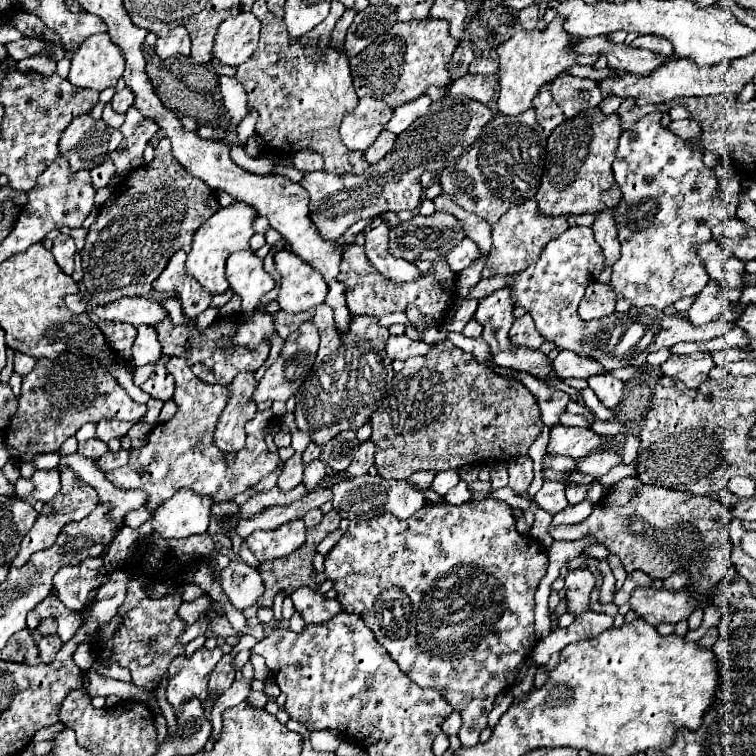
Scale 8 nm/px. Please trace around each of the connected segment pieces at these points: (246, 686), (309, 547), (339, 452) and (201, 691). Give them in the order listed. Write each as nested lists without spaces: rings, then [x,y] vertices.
[[[237,678],[237,680],[233,682],[233,686],[217,698],[217,702],[213,704],[213,722],[211,722],[211,724],[213,724],[213,734],[215,734],[215,738],[219,738],[219,732],[221,732],[221,714],[223,714],[227,708],[237,706],[239,702],[247,700],[249,692],[251,692],[251,682],[247,682],[247,680],[243,680],[243,678]]]
[[[335,510],[327,512],[327,514],[323,516],[323,520],[321,520],[315,528],[307,530],[307,540],[305,540],[305,544],[303,544],[299,550],[295,550],[295,552],[289,554],[289,556],[283,556],[283,558],[277,558],[277,560],[269,560],[269,562],[263,562],[263,564],[257,566],[257,572],[261,574],[263,584],[265,584],[265,592],[263,592],[263,596],[257,600],[257,606],[273,608],[273,598],[275,598],[279,592],[283,592],[285,596],[291,596],[291,594],[293,594],[297,588],[301,588],[301,586],[309,586],[311,590],[319,590],[319,584],[317,584],[317,580],[313,578],[313,558],[315,558],[315,554],[317,554],[317,544],[319,544],[327,534],[335,532],[335,530],[339,528],[339,522],[341,522],[341,516],[339,516]]]
[[[343,430],[335,438],[331,438],[321,452],[321,460],[331,472],[343,472],[349,468],[355,452],[355,442],[359,448],[359,440],[355,440],[355,430]]]
[[[199,648],[191,658],[177,656],[169,664],[167,700],[173,704],[173,708],[183,708],[195,696],[199,696],[201,702],[207,700],[203,696],[217,696],[209,694],[207,682],[209,682],[209,672],[213,672],[221,656],[223,656],[221,648],[213,650]]]

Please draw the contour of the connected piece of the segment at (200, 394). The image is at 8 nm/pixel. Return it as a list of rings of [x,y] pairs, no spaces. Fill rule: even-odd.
[[[171,358],[165,366],[167,372],[175,376],[175,396],[177,412],[165,422],[157,424],[147,440],[147,444],[139,450],[131,450],[131,460],[117,470],[107,472],[107,480],[121,490],[145,490],[149,494],[147,510],[155,510],[165,500],[169,500],[179,488],[193,488],[201,496],[209,496],[213,500],[231,500],[233,496],[245,492],[269,472],[277,470],[281,460],[277,452],[271,452],[265,444],[265,428],[275,422],[275,414],[271,408],[257,412],[257,416],[245,424],[247,442],[245,448],[235,454],[235,458],[227,464],[223,452],[213,442],[213,432],[219,414],[225,410],[229,402],[229,388],[217,384],[203,384],[187,366],[183,358]]]

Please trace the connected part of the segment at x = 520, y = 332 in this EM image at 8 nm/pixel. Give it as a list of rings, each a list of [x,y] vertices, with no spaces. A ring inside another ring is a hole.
[[[529,314],[515,320],[509,332],[509,340],[515,342],[517,346],[527,346],[527,348],[539,348],[545,342],[545,338],[537,332],[535,322],[531,320]]]

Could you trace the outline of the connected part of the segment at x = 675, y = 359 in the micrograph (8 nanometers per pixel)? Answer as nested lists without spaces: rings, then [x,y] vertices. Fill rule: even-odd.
[[[695,352],[689,356],[669,356],[669,360],[661,366],[661,372],[681,380],[687,388],[699,388],[699,384],[709,378],[711,368],[711,354]]]

